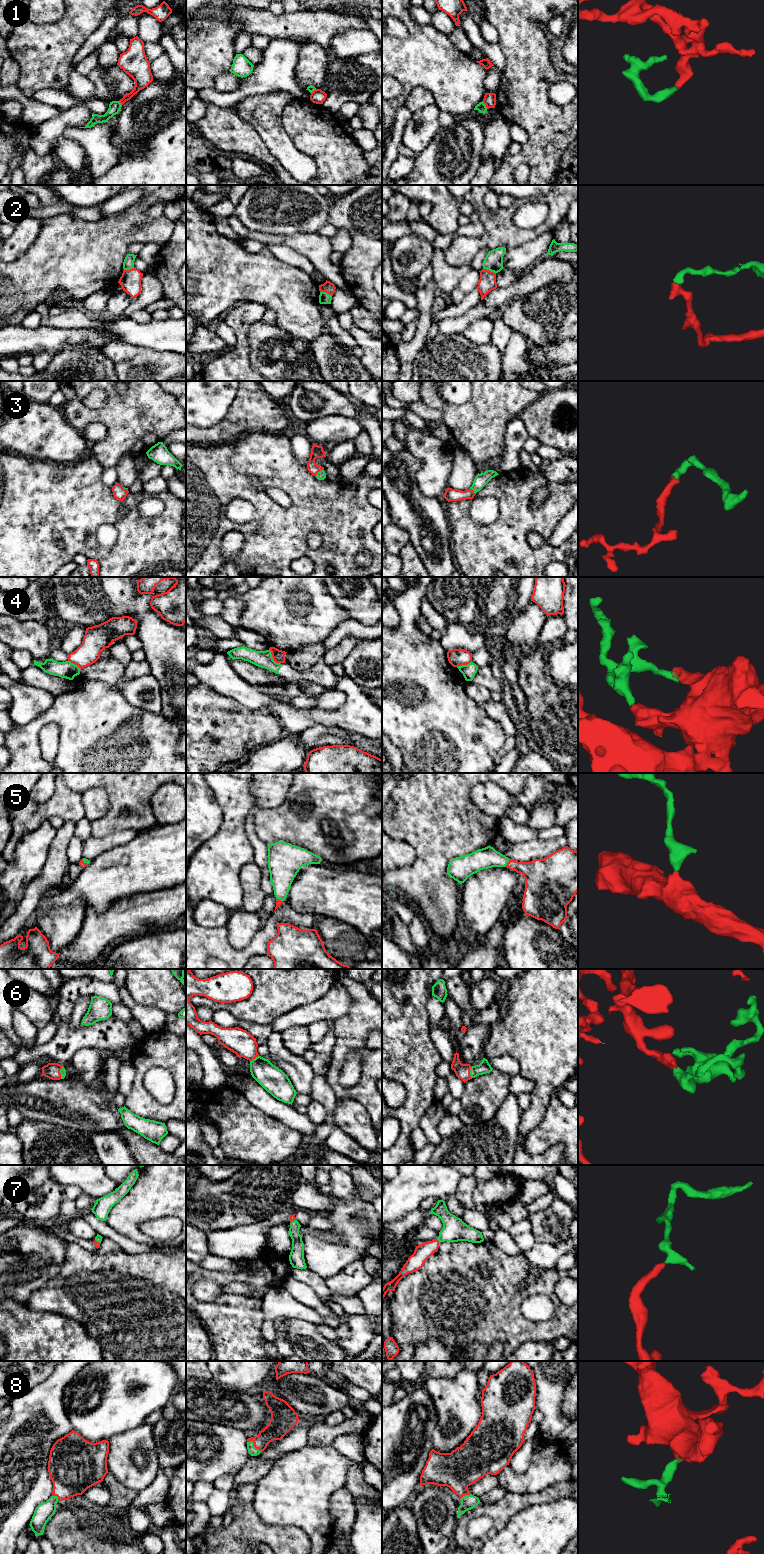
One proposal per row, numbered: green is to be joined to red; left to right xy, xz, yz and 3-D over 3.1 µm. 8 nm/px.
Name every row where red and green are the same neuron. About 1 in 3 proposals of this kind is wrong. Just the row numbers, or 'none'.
3, 5, 6, 7, 8

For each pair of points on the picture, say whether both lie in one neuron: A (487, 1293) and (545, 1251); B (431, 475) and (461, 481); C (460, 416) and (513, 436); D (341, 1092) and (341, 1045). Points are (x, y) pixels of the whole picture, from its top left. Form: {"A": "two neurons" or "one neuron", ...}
{"A": "two neurons", "B": "two neurons", "C": "two neurons", "D": "one neuron"}

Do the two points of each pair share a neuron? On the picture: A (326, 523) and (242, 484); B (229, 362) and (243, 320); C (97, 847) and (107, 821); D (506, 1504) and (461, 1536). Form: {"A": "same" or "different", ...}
{"A": "same", "B": "same", "C": "different", "D": "same"}

